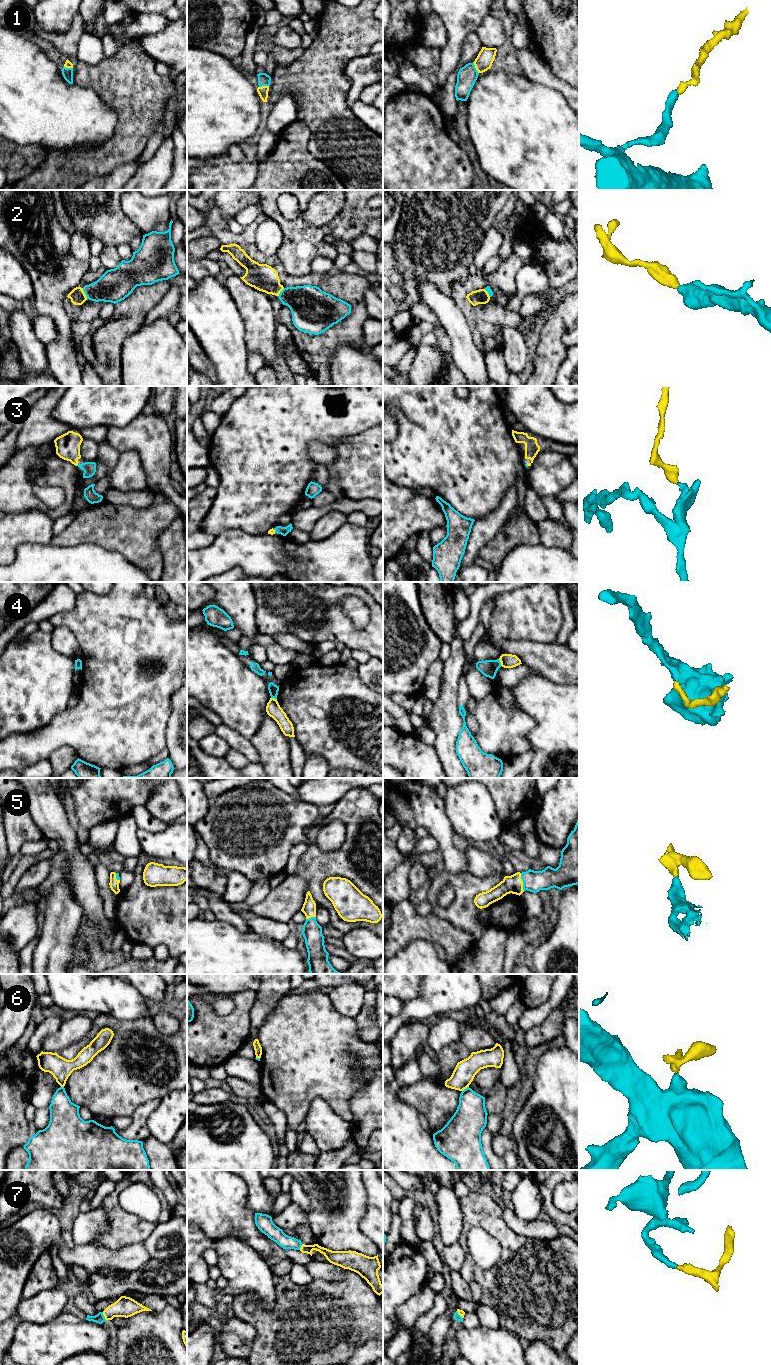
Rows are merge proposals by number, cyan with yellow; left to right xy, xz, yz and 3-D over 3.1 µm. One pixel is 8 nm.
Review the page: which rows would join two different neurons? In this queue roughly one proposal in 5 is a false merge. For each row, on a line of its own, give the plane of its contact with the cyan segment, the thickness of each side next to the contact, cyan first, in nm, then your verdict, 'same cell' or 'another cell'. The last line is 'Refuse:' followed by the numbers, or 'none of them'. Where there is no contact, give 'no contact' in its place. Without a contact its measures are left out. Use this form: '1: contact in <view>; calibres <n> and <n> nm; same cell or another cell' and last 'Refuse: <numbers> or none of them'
1: contact in yz; calibres 160 and 140 nm; same cell
2: contact in xy; calibres 260 and 120 nm; same cell
3: contact in xz; calibres 70 and 50 nm; same cell
4: contact in yz; calibres 140 and 110 nm; another cell
5: contact in yz; calibres 170 and 150 nm; same cell
6: contact in yz; calibres 260 and 170 nm; another cell
7: contact in xy; calibres 80 and 160 nm; same cell
Refuse: 4, 6

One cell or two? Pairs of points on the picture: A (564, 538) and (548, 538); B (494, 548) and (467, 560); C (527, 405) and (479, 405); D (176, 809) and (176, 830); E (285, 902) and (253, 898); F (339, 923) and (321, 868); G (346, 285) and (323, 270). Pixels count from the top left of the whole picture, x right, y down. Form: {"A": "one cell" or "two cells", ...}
{"A": "one cell", "B": "two cells", "C": "two cells", "D": "two cells", "E": "two cells", "F": "one cell", "G": "two cells"}

